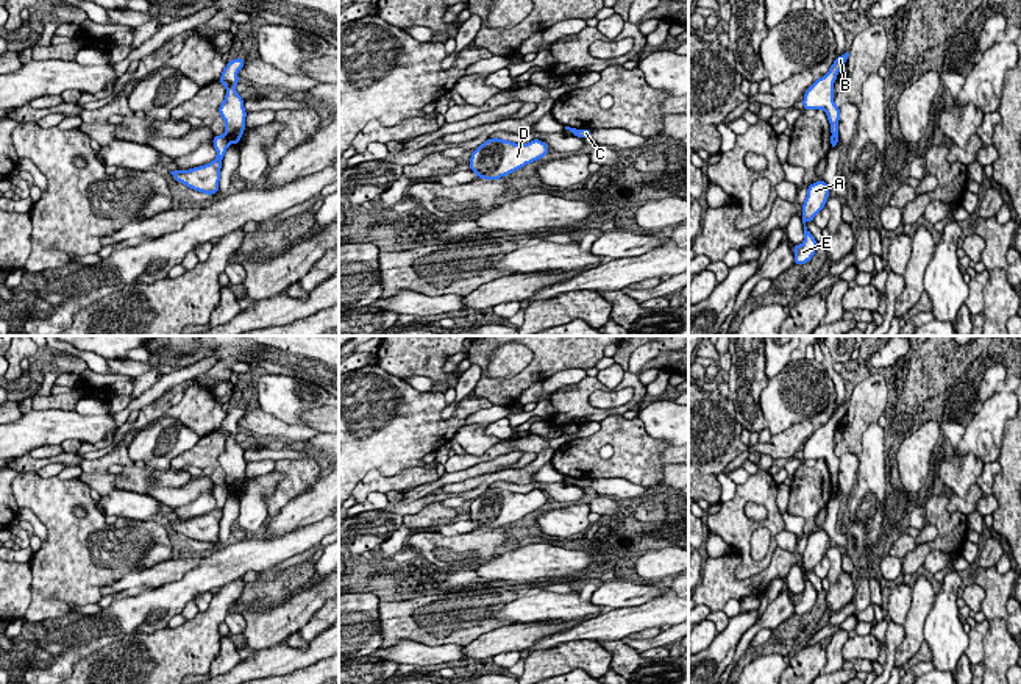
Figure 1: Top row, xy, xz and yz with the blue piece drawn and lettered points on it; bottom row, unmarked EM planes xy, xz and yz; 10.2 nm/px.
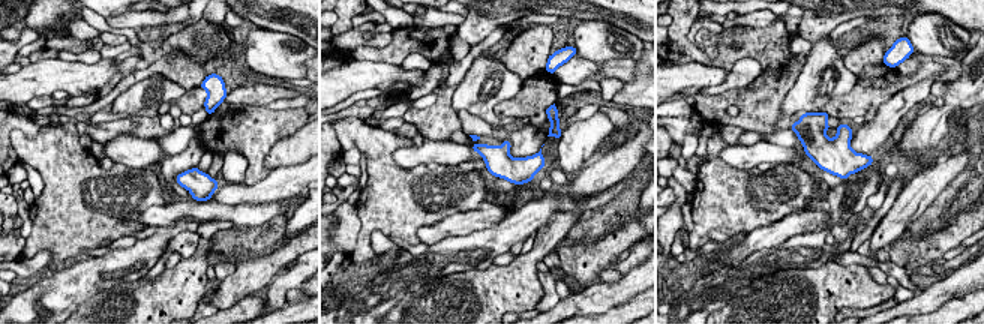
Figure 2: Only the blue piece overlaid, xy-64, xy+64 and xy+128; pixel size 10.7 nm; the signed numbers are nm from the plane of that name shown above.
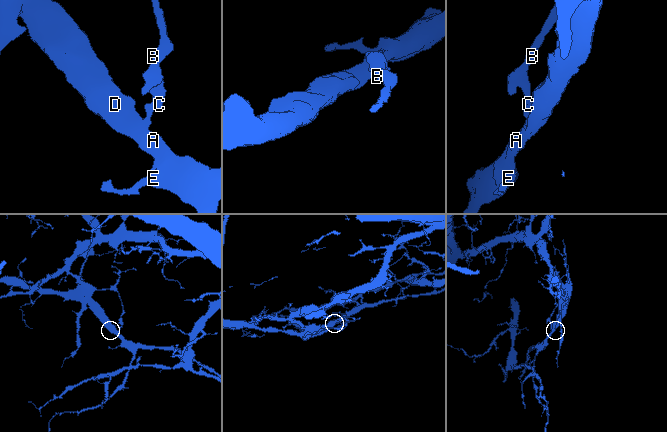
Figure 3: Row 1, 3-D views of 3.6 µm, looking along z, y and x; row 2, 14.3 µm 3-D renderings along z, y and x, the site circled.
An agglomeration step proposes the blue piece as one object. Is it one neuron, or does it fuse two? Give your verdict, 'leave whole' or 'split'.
split

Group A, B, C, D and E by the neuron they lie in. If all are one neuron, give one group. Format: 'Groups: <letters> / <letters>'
Groups: A D E / B C

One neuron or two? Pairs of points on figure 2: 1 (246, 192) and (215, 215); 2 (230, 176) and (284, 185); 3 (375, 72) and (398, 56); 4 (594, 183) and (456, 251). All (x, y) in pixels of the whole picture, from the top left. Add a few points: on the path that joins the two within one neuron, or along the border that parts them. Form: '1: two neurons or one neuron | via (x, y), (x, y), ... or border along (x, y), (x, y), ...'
1: two neurons | border along (210, 200), (219, 204), (264, 203)
2: two neurons | border along (224, 182), (243, 183)
3: two neurons | border along (356, 59), (399, 65)
4: two neurons | border along (606, 188), (584, 198), (575, 198), (567, 194)

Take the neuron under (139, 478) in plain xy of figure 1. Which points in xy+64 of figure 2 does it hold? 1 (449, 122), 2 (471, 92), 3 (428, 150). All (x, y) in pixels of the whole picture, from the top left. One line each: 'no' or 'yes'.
1: yes
2: no
3: no

